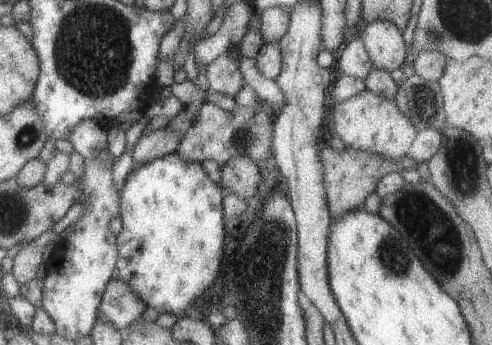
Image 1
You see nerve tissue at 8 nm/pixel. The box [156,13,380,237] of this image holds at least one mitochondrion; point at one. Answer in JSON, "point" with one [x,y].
{"point":[242,139]}

